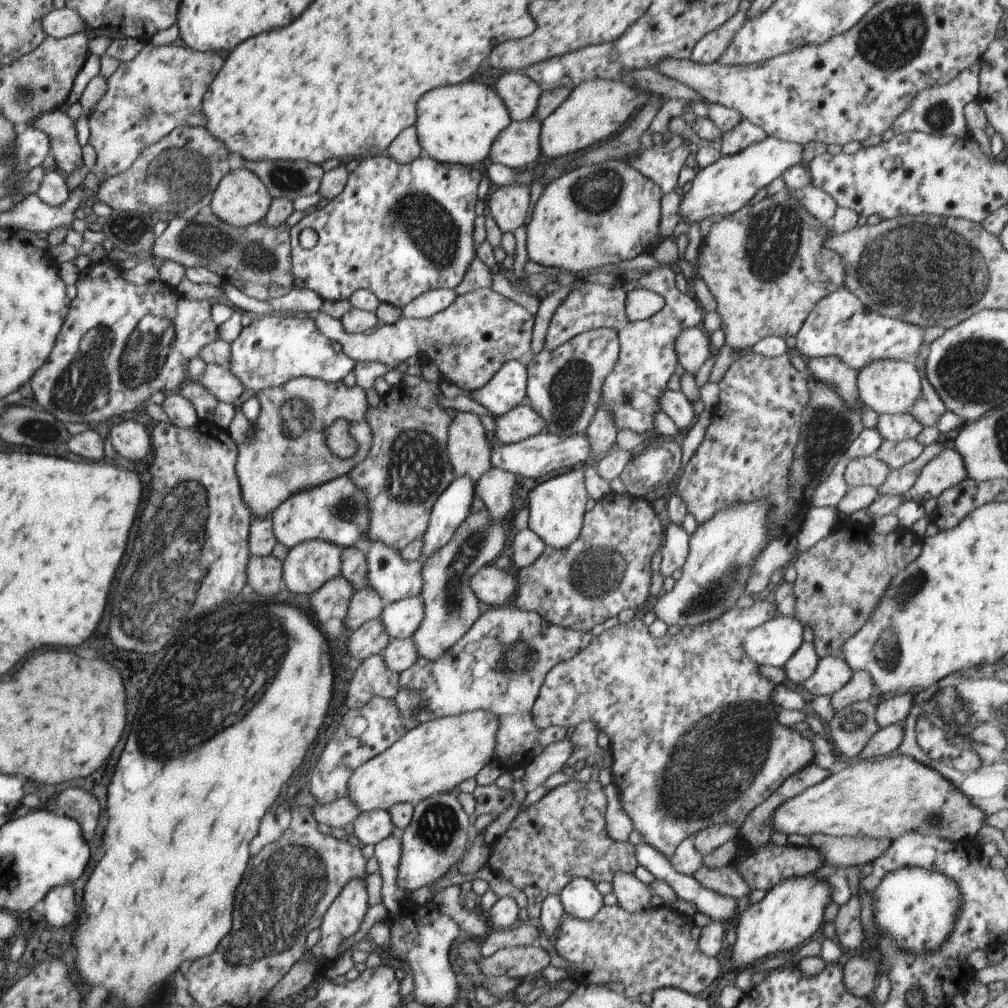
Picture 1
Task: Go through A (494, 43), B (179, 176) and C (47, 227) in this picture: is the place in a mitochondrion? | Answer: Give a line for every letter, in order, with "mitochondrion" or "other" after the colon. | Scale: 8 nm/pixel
A: other
B: mitochondrion
C: other

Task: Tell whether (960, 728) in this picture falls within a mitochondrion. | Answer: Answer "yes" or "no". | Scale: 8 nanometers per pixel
yes

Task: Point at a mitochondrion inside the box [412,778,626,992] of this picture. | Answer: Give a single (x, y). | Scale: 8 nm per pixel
(437, 827)

